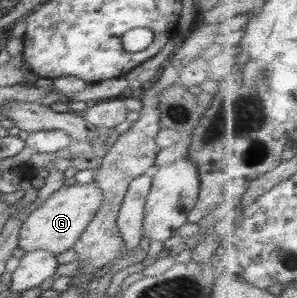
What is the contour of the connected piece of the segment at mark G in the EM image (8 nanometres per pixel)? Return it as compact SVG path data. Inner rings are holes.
M92 183L62 186L22 221L17 234L17 246L25 252L44 249L55 255L72 248L93 219L101 201L102 192Z

